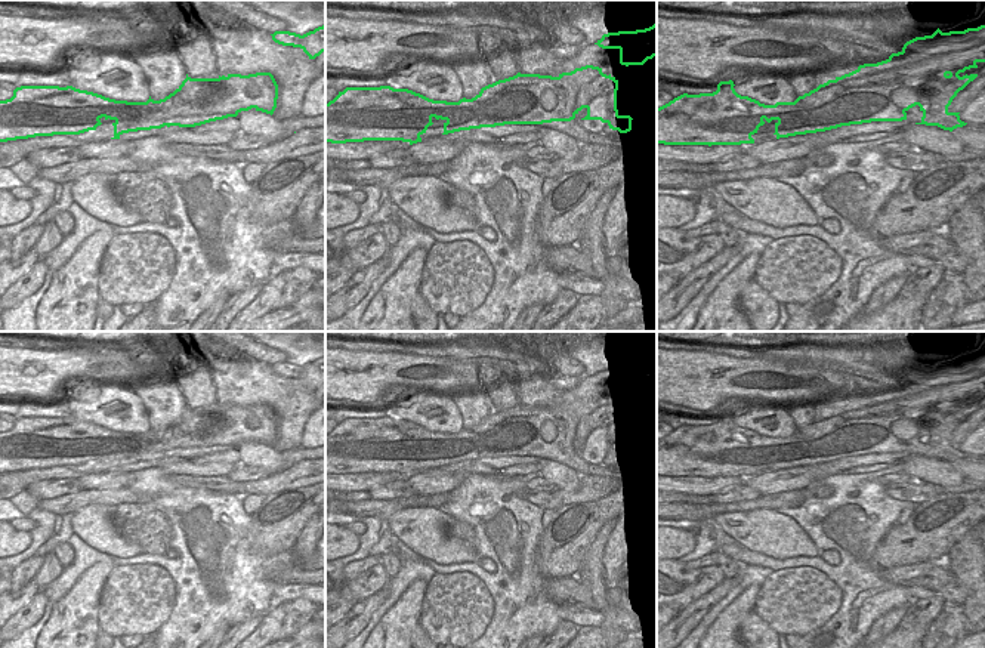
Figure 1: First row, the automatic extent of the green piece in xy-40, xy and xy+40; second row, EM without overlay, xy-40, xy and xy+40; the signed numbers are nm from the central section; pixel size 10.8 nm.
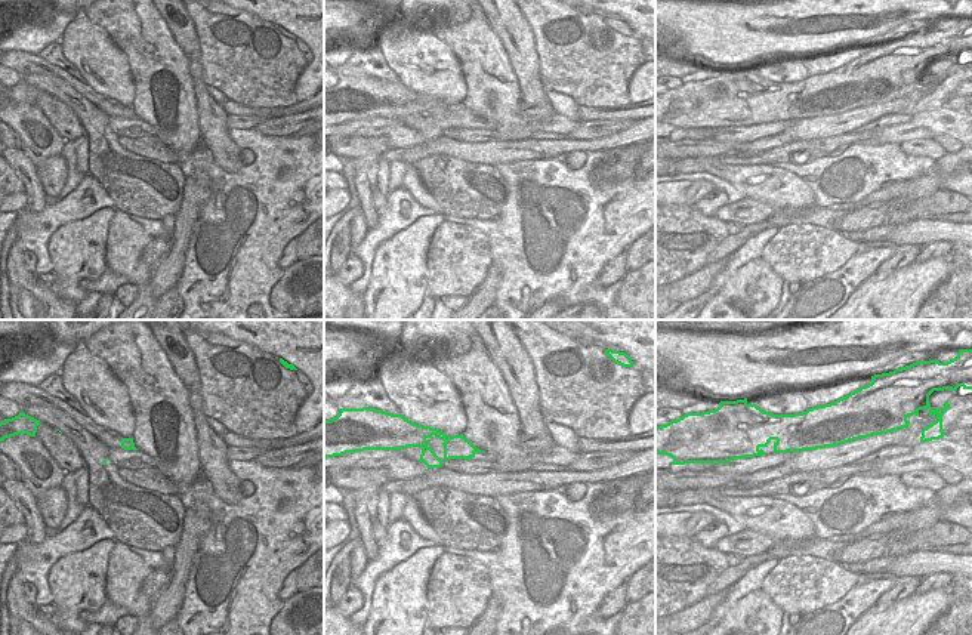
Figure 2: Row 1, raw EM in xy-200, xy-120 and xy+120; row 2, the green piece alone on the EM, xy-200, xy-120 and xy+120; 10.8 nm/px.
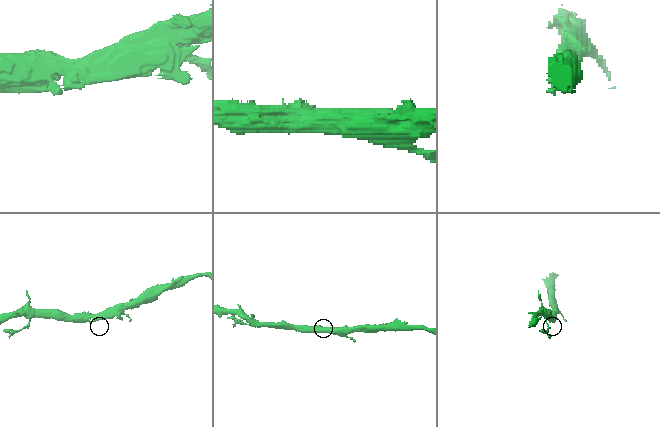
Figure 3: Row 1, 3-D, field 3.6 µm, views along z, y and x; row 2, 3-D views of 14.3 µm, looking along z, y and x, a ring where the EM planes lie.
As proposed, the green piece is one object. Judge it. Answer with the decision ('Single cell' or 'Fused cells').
Single cell

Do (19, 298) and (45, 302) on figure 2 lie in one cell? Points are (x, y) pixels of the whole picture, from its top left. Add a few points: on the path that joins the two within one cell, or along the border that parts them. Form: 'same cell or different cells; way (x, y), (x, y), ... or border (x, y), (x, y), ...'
same cell; way (25, 298), (39, 302)

